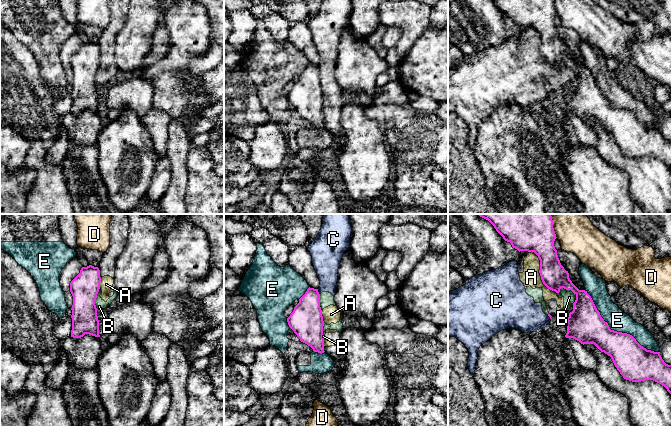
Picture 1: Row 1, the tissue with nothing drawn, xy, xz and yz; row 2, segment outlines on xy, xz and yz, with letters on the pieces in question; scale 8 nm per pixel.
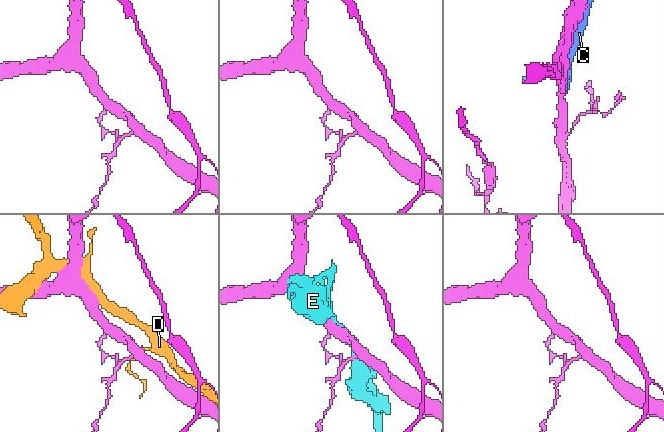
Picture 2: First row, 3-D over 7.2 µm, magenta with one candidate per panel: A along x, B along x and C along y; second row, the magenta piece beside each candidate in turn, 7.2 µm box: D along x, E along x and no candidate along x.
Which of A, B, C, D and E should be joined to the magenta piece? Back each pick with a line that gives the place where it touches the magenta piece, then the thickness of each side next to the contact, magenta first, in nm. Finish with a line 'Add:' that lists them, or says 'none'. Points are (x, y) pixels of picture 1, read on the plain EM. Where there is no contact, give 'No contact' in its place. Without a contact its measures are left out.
Add: none

